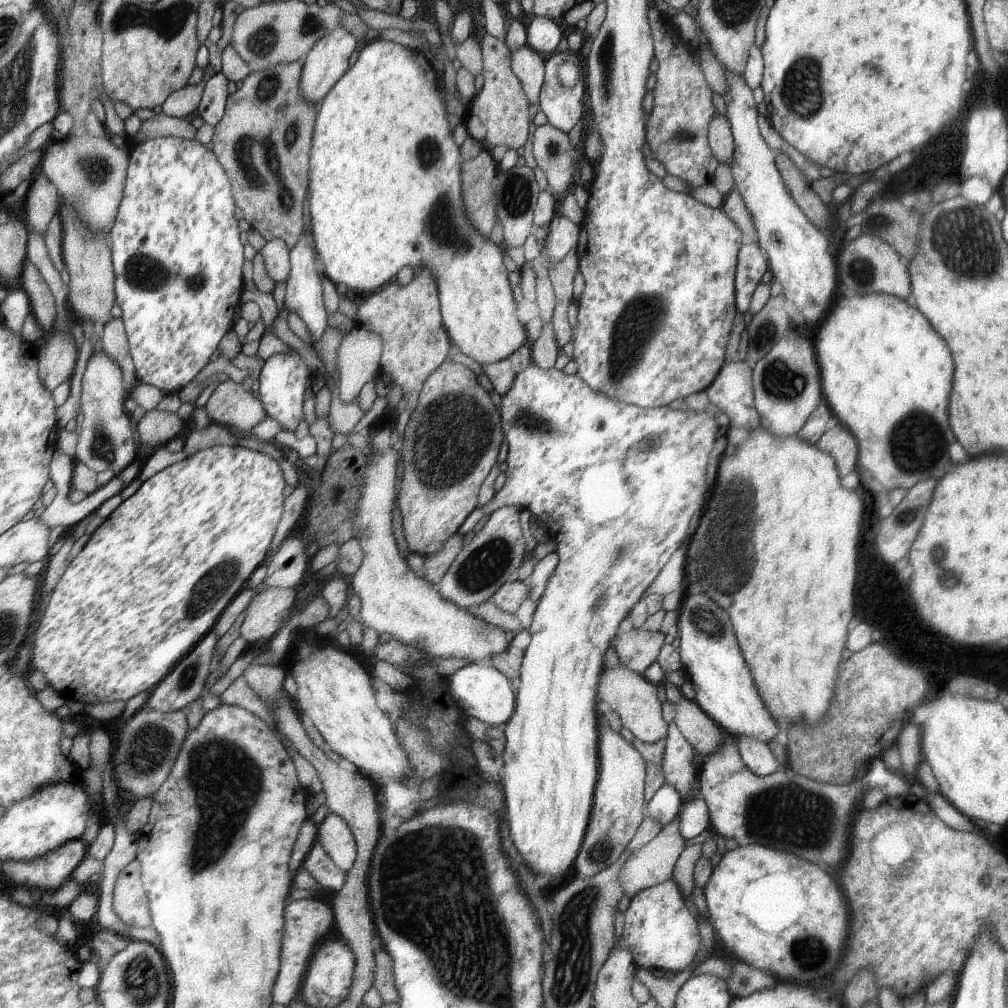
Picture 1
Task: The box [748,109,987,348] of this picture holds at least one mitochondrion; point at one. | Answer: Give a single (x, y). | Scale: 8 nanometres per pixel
(861, 270)

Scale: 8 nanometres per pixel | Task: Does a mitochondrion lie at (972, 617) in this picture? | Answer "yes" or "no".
no

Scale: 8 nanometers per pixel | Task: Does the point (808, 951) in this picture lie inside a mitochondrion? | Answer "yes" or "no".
yes

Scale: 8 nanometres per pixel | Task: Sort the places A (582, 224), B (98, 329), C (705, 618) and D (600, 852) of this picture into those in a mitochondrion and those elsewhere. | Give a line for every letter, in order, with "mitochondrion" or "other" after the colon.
A: other
B: other
C: mitochondrion
D: mitochondrion

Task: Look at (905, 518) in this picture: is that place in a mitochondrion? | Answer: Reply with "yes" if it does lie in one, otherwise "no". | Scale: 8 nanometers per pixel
yes

